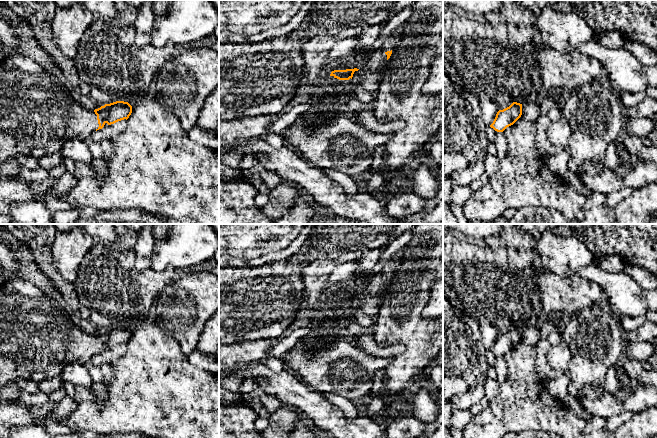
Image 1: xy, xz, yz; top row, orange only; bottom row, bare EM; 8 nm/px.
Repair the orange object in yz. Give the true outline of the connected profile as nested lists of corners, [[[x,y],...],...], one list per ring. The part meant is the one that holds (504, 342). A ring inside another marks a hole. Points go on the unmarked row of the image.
[[[513,326],[509,331],[499,334],[493,347],[490,349],[497,356],[503,356],[513,349],[522,339],[522,328]]]

